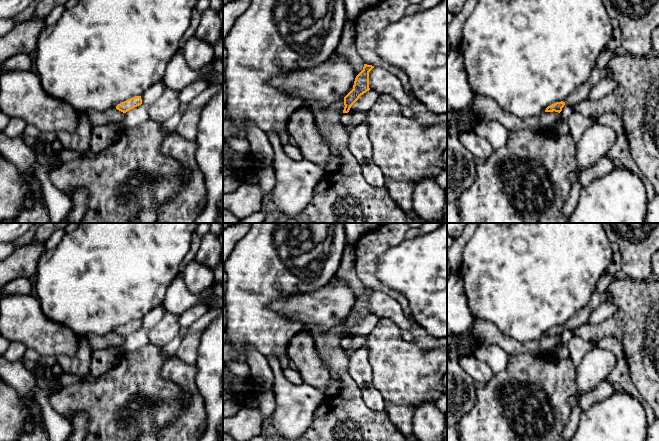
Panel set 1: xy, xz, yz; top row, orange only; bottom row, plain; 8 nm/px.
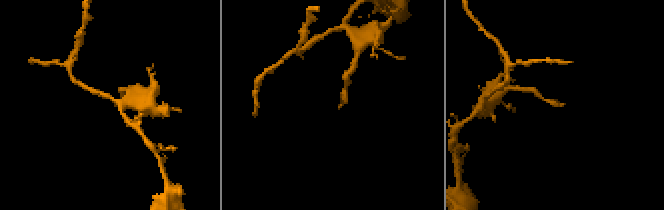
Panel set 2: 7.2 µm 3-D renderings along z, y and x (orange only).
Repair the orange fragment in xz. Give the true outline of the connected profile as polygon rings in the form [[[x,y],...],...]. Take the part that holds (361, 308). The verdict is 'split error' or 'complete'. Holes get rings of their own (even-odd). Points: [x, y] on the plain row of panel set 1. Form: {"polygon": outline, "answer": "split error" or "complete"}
{"polygon": [[[364,288],[363,294],[356,300],[353,313],[344,321],[343,337],[348,337],[351,330],[359,323],[361,319],[370,314],[369,296],[374,292],[372,289]]], "answer": "complete"}

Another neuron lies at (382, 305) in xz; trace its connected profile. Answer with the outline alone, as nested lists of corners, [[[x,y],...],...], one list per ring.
[[[374,291],[369,296],[369,312],[379,318],[393,321],[401,330],[410,331],[413,323],[407,319],[399,302],[386,292]]]

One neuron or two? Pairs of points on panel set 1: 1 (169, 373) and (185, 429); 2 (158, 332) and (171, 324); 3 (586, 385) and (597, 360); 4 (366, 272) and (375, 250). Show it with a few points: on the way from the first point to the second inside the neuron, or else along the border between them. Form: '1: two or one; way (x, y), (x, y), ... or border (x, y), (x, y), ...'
1: one; way (184, 383), (192, 391), (192, 414)
2: one; way (161, 332), (168, 327)
3: one; way (587, 379), (590, 372), (596, 366)
4: one; way (366, 267), (367, 258), (370, 255)

